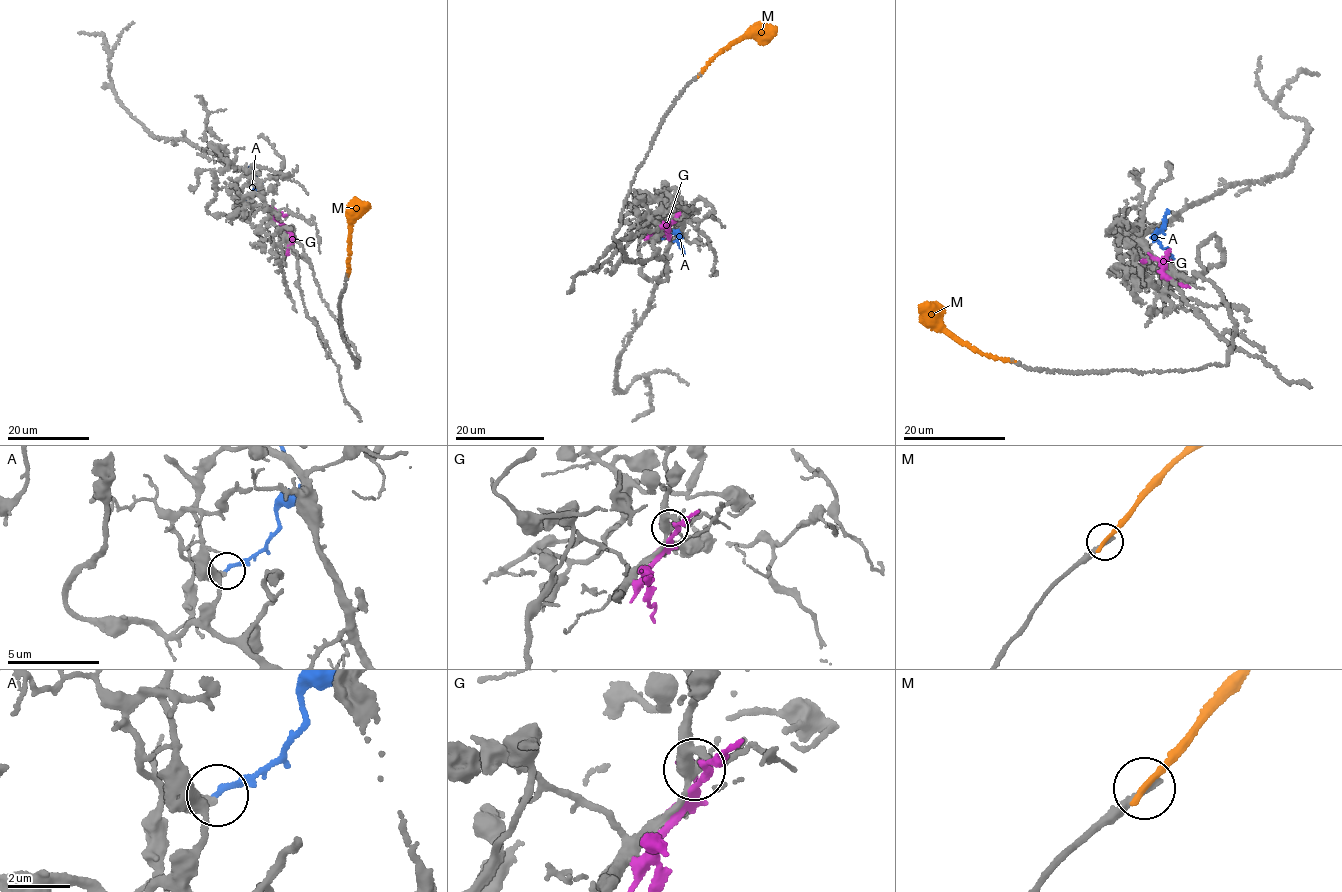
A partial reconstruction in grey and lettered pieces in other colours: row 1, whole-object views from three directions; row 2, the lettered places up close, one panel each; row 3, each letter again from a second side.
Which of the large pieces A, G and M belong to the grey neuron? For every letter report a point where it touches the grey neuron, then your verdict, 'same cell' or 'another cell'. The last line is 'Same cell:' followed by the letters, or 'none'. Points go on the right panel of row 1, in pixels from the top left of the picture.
A: contact (1173, 257); another cell
G: contact (1145, 258); another cell
M: contact (1011, 361); another cell
Same cell: none

